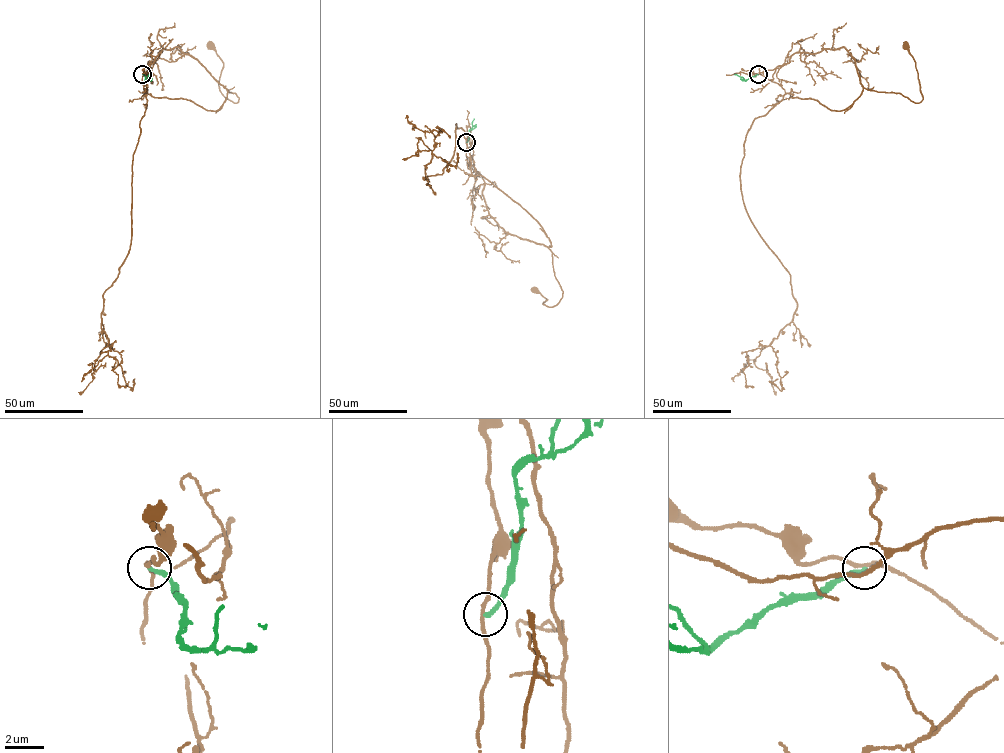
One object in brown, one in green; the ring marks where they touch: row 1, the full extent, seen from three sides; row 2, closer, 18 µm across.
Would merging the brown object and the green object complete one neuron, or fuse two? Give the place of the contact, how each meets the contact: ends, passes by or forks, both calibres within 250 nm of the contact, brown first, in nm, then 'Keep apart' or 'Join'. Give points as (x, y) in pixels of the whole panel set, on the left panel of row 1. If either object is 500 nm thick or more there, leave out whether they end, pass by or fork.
Place: (142, 74). At the ring brown passes by. At the ring green ends. Thickness 190 nm (brown) against 200 nm. Keep apart

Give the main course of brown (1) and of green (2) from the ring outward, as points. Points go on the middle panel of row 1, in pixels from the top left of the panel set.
1: (466, 142), (471, 173), (519, 203), (548, 238), (562, 297), (547, 306), (543, 303), (547, 299), (535, 290)
2: (466, 142), (474, 118)

